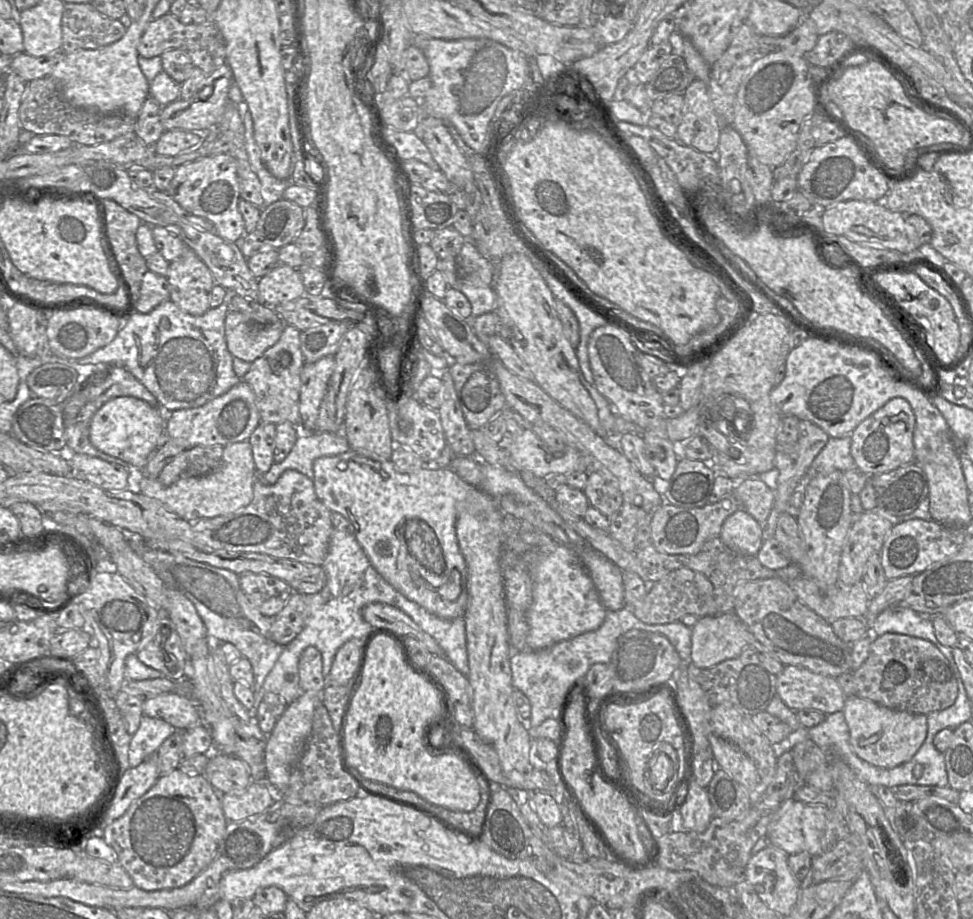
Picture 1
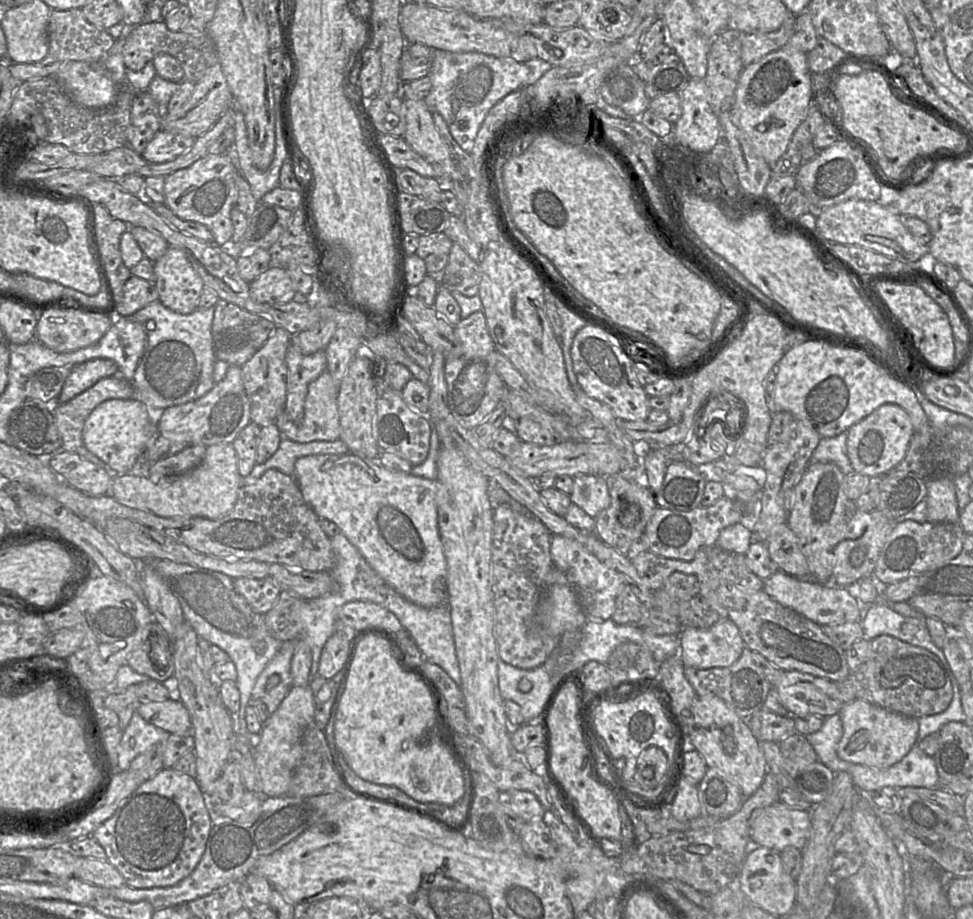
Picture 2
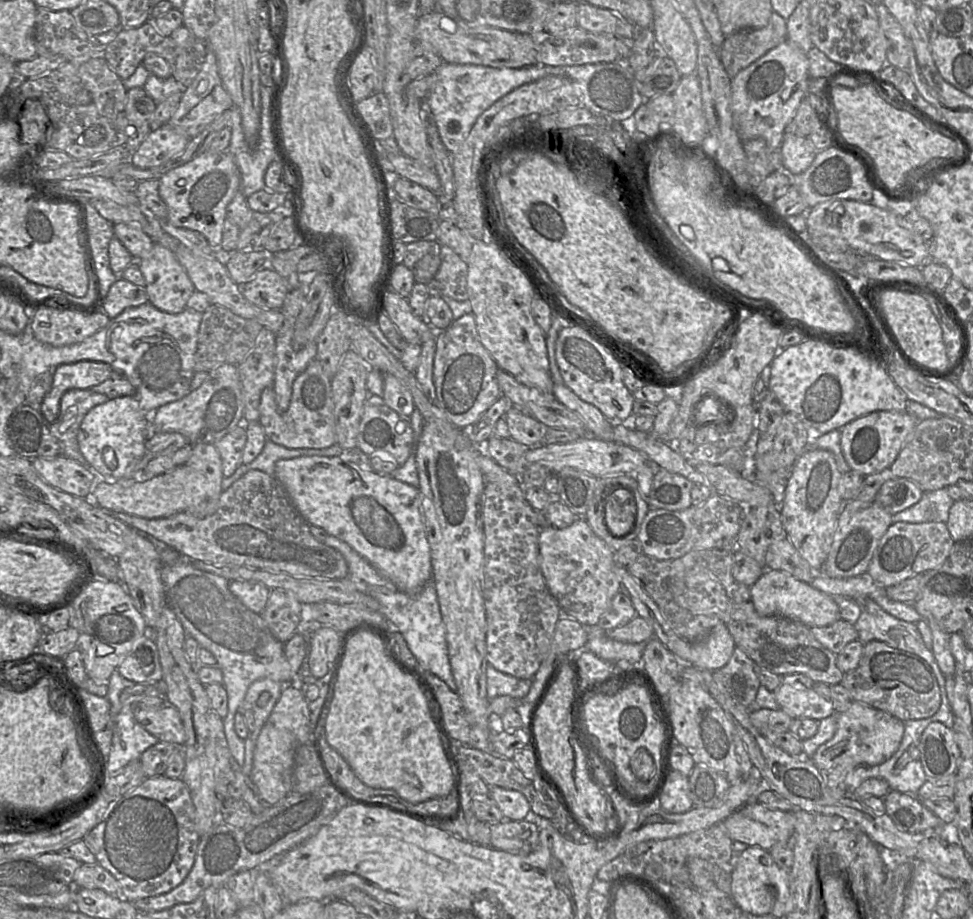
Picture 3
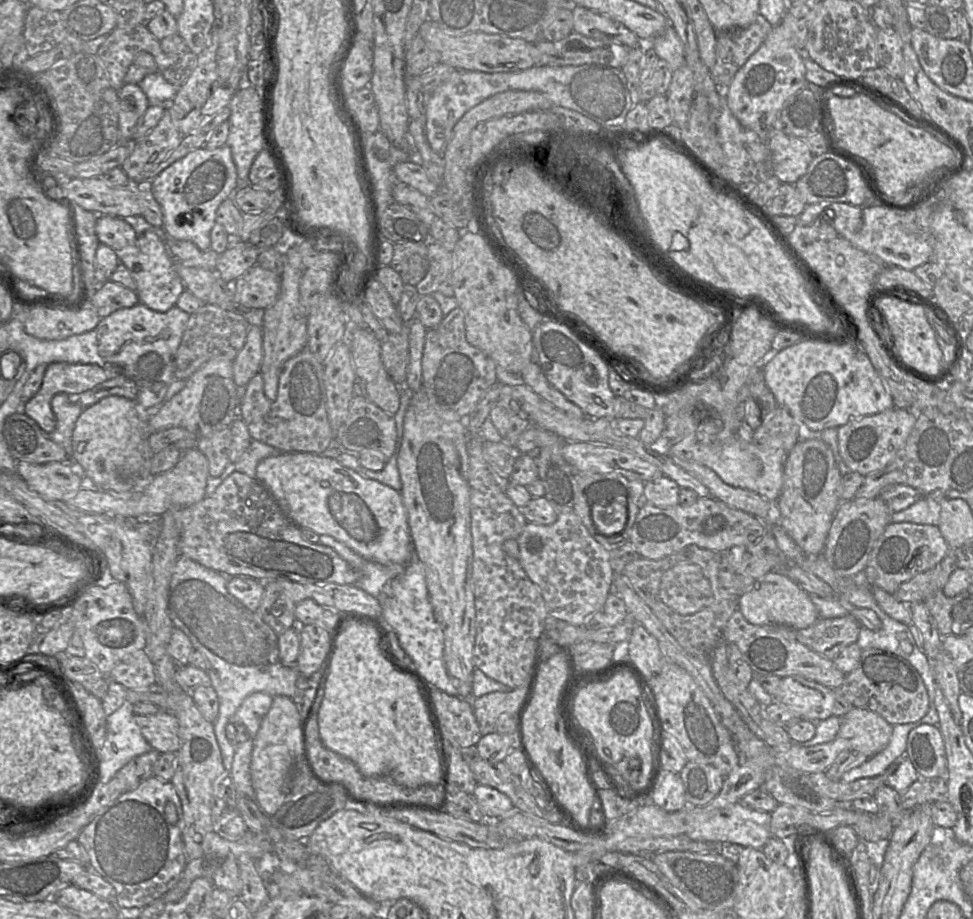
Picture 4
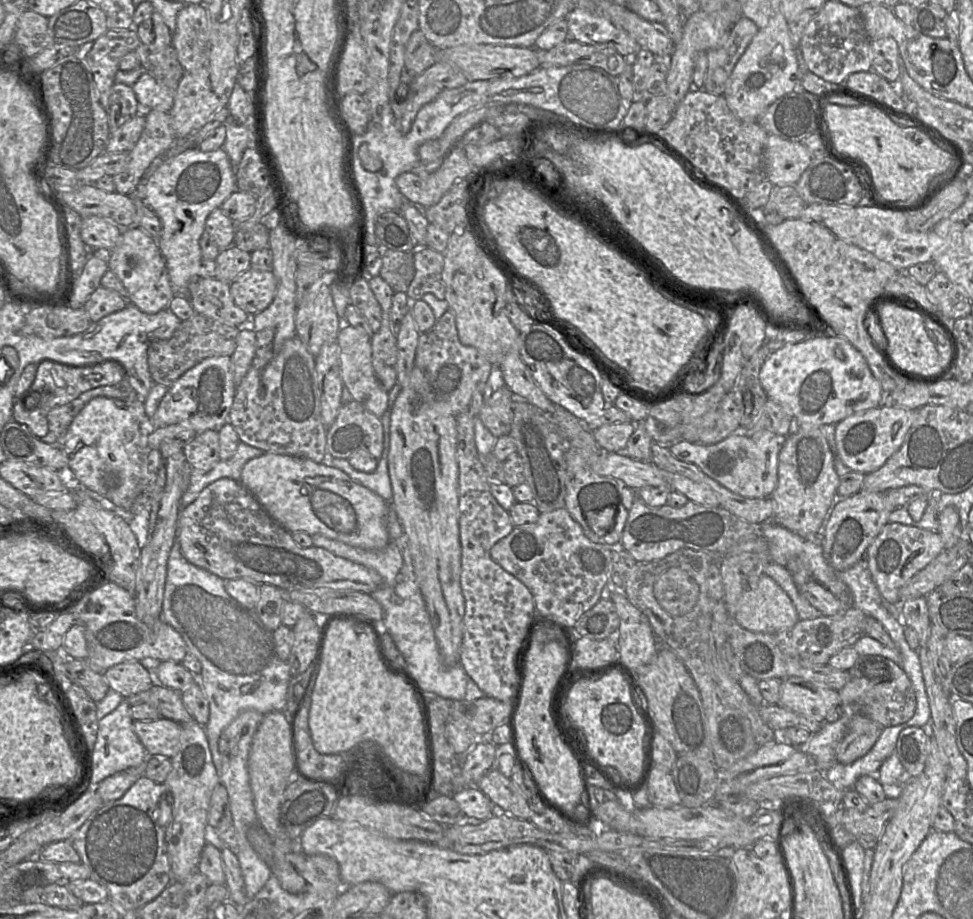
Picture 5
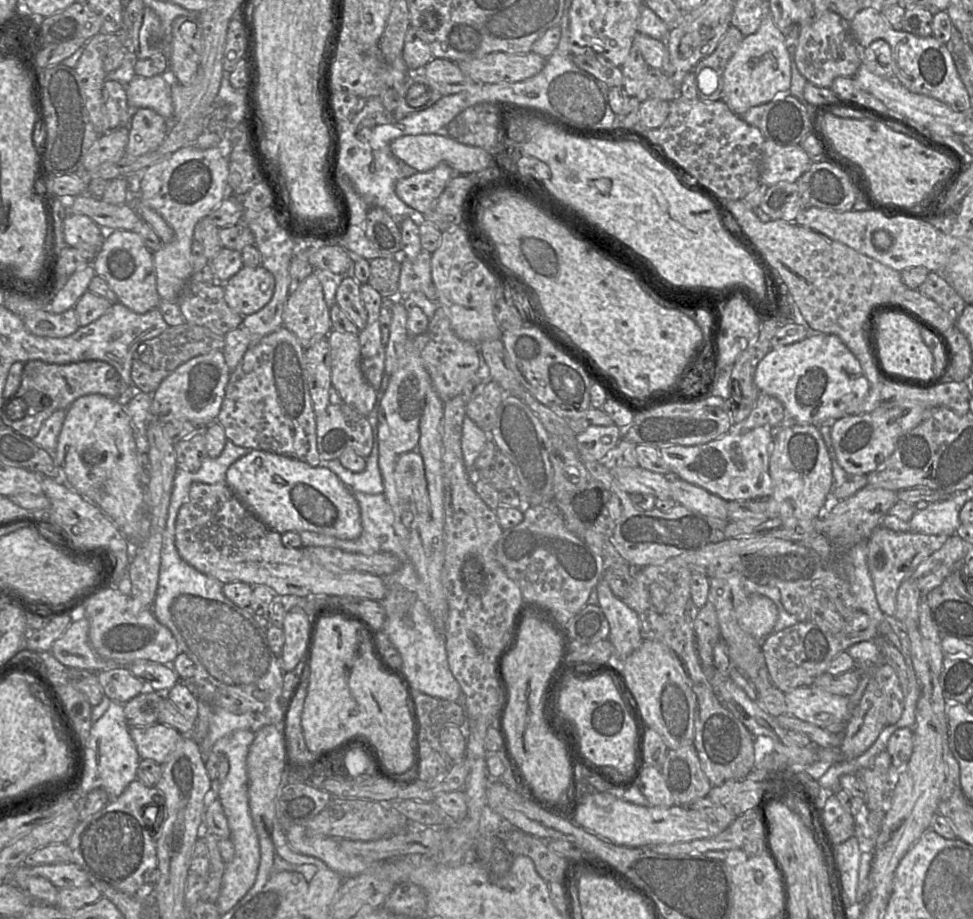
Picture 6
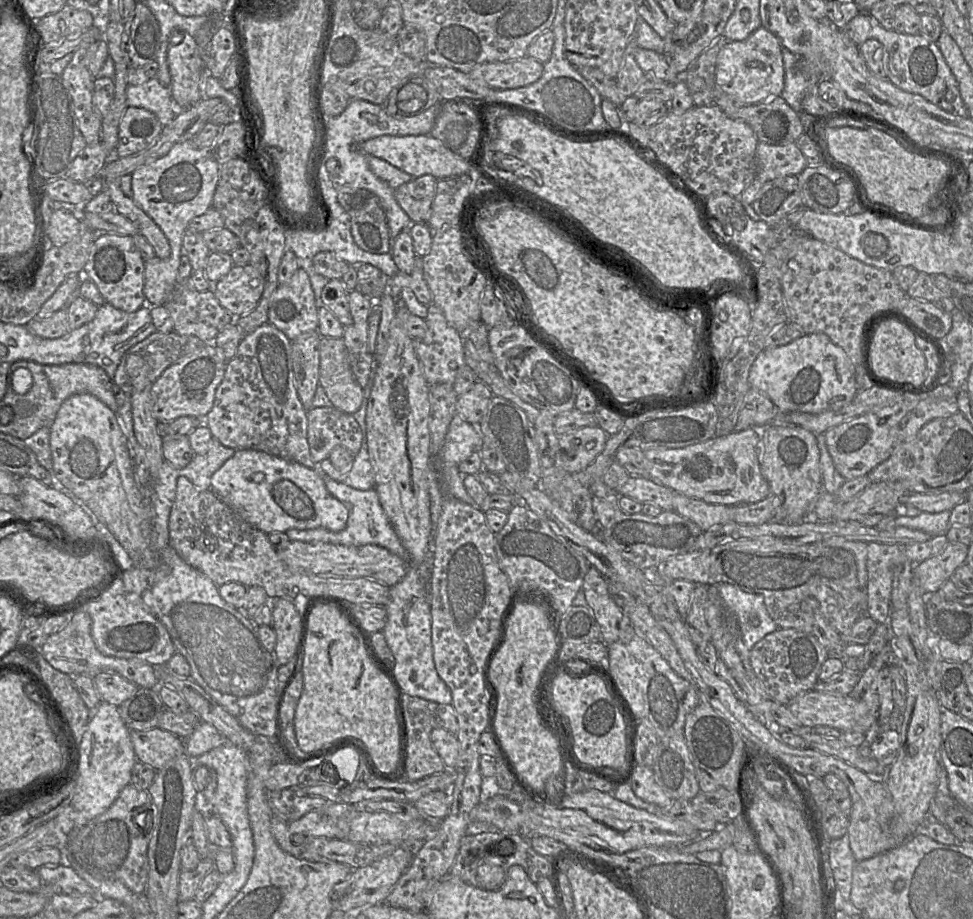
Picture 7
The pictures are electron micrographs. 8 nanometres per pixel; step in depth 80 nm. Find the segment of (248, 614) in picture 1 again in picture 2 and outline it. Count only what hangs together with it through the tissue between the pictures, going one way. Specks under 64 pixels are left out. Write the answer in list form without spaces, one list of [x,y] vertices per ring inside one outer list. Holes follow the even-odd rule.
[[[170,560],[147,561],[168,583],[178,598],[186,622],[193,628],[199,639],[216,645],[227,653],[235,664],[236,685],[240,693],[240,707],[232,714],[234,733],[245,732],[245,708],[251,700],[253,687],[268,663],[282,647],[267,628],[264,615],[255,613],[246,600],[236,591],[234,579],[212,570]]]

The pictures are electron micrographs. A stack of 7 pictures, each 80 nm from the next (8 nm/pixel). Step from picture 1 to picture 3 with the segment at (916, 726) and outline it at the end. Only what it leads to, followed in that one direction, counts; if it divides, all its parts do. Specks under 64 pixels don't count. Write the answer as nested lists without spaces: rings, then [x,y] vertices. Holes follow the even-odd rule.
[[[853,701],[851,706],[838,715],[838,725],[833,738],[820,746],[810,760],[823,772],[830,772],[834,767],[844,762],[854,762],[857,765],[875,766],[889,759],[898,748],[904,733],[904,722],[889,713],[871,707],[867,704]]]

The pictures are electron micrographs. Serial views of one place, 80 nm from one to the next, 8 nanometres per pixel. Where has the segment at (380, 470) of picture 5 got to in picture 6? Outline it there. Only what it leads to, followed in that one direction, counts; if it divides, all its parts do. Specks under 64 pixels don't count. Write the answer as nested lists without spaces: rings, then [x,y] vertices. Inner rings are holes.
[[[376,439],[370,455],[366,458],[366,467],[362,472],[352,472],[346,469],[338,459],[323,460],[319,466],[330,469],[352,491],[366,494],[383,494],[384,485],[378,466],[378,444]]]

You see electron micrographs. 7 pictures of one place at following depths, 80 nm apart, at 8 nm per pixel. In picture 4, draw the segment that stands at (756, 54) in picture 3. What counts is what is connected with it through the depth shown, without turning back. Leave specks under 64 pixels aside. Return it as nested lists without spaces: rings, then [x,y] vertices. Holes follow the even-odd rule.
[[[759,15],[757,20],[746,28],[718,33],[715,64],[710,69],[711,76],[718,90],[726,91],[737,71],[761,47],[774,27],[765,17]]]

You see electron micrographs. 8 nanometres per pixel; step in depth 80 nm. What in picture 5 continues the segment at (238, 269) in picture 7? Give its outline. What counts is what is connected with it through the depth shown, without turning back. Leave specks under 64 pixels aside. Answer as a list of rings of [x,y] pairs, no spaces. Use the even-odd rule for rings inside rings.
[[[250,267],[233,282],[230,292],[235,304],[248,315],[262,312],[273,301],[278,281],[272,270]]]

